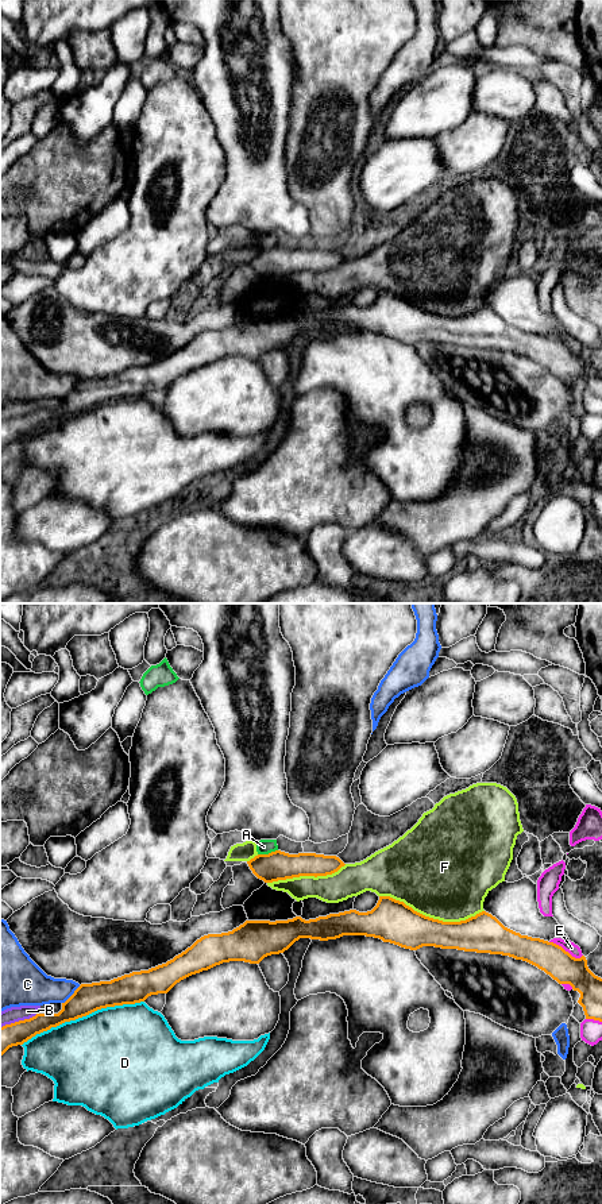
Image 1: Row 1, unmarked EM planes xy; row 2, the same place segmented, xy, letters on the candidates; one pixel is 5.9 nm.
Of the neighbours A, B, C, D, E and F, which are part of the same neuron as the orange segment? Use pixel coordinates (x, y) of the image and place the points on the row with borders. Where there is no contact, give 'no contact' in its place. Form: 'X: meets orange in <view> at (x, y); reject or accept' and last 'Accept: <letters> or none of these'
A: meets orange in xy at (269, 853); reject
B: meets orange in xy at (19, 1021); reject
C: meets orange in xy at (72, 995); reject
D: meets orange in xy at (83, 1015); reject
E: meets orange in xy at (564, 950); reject
F: meets orange in xy at (432, 918); reject
Accept: none of these

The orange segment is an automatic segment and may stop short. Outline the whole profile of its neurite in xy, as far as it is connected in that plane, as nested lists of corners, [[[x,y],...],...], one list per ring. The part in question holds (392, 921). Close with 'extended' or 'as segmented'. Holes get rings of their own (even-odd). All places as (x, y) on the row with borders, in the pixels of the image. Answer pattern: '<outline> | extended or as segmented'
[[[379,896],[377,906],[367,912],[350,910],[309,921],[305,921],[301,916],[275,922],[246,921],[232,931],[201,937],[190,948],[166,964],[148,970],[132,972],[111,981],[81,984],[74,993],[62,1003],[62,1010],[58,1014],[36,1014],[30,1019],[0,1027],[0,1057],[9,1047],[23,1045],[36,1034],[47,1031],[51,1027],[86,1016],[101,1008],[135,1004],[144,1002],[151,995],[167,993],[181,980],[223,962],[244,961],[259,964],[267,956],[283,953],[300,938],[328,941],[343,935],[374,937],[410,950],[417,950],[422,946],[435,946],[441,949],[502,954],[522,960],[544,970],[559,984],[570,984],[574,991],[580,993],[578,1003],[583,1007],[586,1019],[602,1022],[602,979],[589,969],[584,956],[575,958],[553,942],[521,935],[520,933],[505,927],[495,916],[486,911],[466,921],[443,922],[414,911],[404,902],[390,896]]] | as segmented

